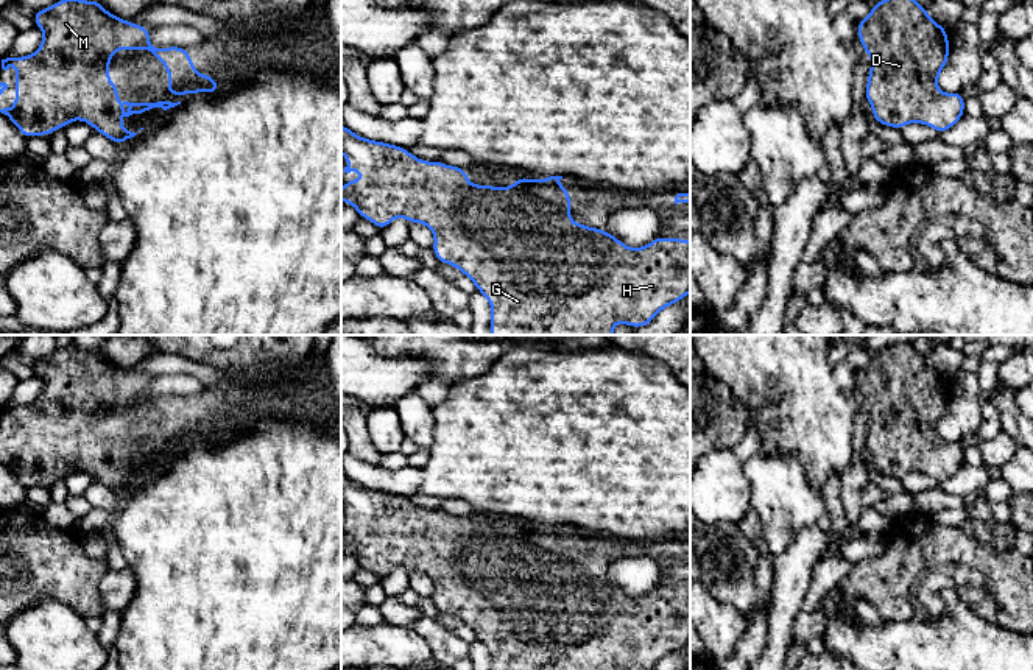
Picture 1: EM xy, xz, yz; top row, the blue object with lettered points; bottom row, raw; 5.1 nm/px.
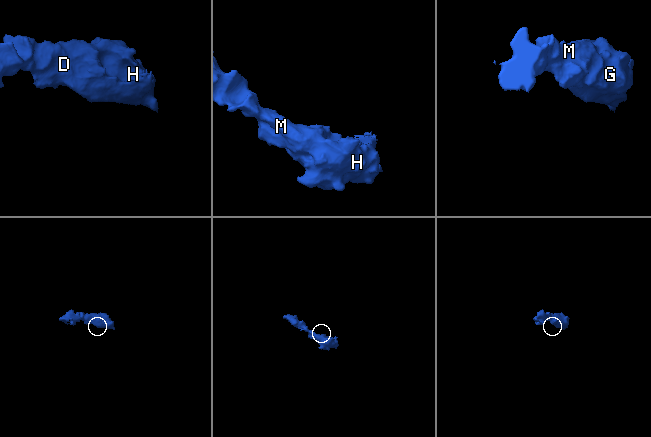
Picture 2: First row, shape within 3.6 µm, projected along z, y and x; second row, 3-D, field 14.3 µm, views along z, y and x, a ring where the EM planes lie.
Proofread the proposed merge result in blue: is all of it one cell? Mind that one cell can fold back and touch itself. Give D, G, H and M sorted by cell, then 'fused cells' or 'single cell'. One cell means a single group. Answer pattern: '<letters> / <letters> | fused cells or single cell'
D G H M | single cell

